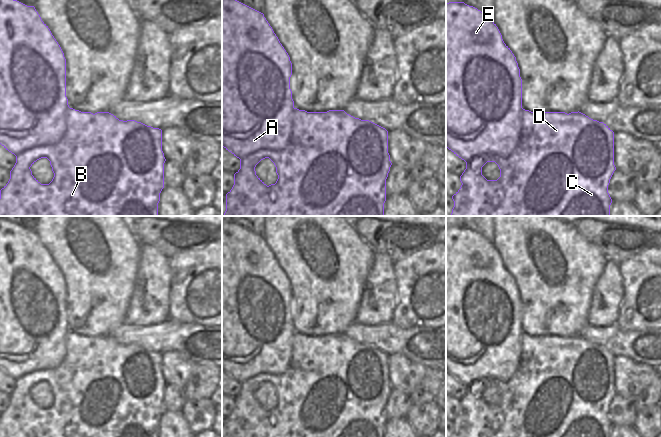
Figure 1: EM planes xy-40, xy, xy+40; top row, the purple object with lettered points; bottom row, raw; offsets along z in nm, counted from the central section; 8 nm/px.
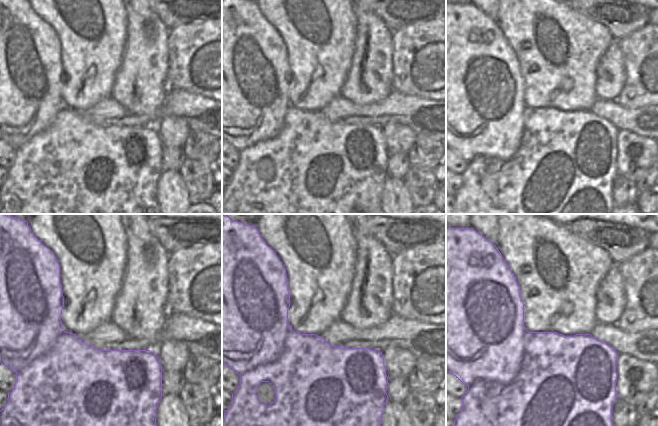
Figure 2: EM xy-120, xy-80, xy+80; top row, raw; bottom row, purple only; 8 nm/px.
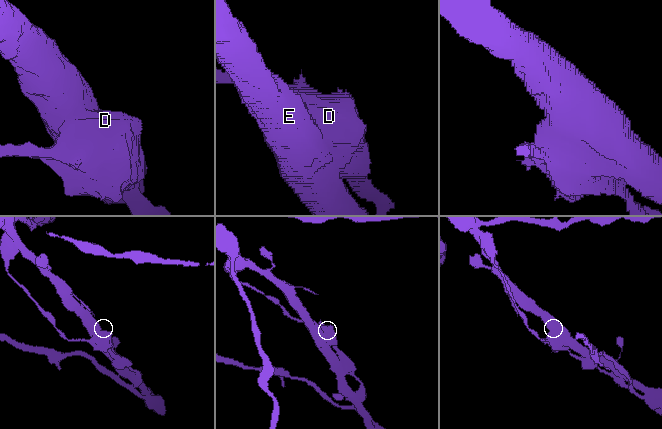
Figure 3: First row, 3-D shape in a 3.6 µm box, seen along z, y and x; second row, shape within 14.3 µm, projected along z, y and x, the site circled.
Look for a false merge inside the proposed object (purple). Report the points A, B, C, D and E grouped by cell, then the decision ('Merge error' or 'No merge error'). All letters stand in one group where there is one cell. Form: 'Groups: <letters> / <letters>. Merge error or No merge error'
Groups: A E / B C D. Merge error.

